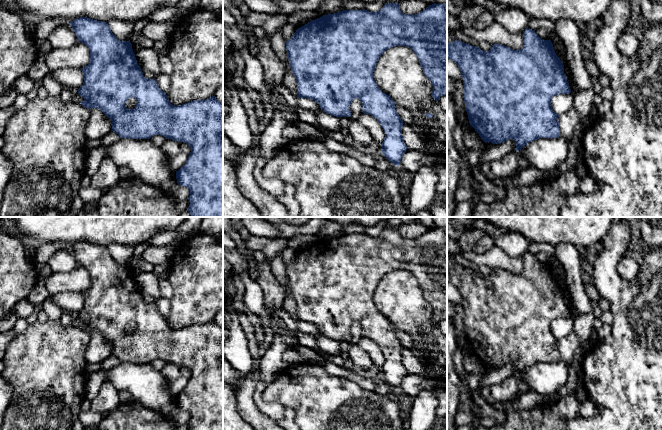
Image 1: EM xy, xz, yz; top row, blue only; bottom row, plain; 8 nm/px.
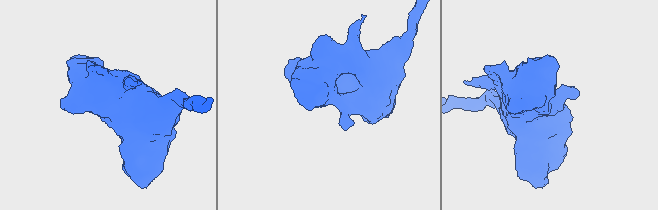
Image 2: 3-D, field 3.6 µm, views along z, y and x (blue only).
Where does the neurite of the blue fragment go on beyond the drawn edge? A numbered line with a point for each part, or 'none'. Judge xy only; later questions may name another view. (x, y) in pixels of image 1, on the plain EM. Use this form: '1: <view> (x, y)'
none

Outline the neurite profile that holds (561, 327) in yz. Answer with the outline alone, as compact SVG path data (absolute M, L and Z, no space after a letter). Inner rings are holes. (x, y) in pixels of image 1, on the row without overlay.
M559 318L551 323L551 330L555 337L563 338L573 332L574 320L570 318Z

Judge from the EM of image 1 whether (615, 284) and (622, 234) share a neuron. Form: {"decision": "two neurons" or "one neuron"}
{"decision": "one neuron"}

